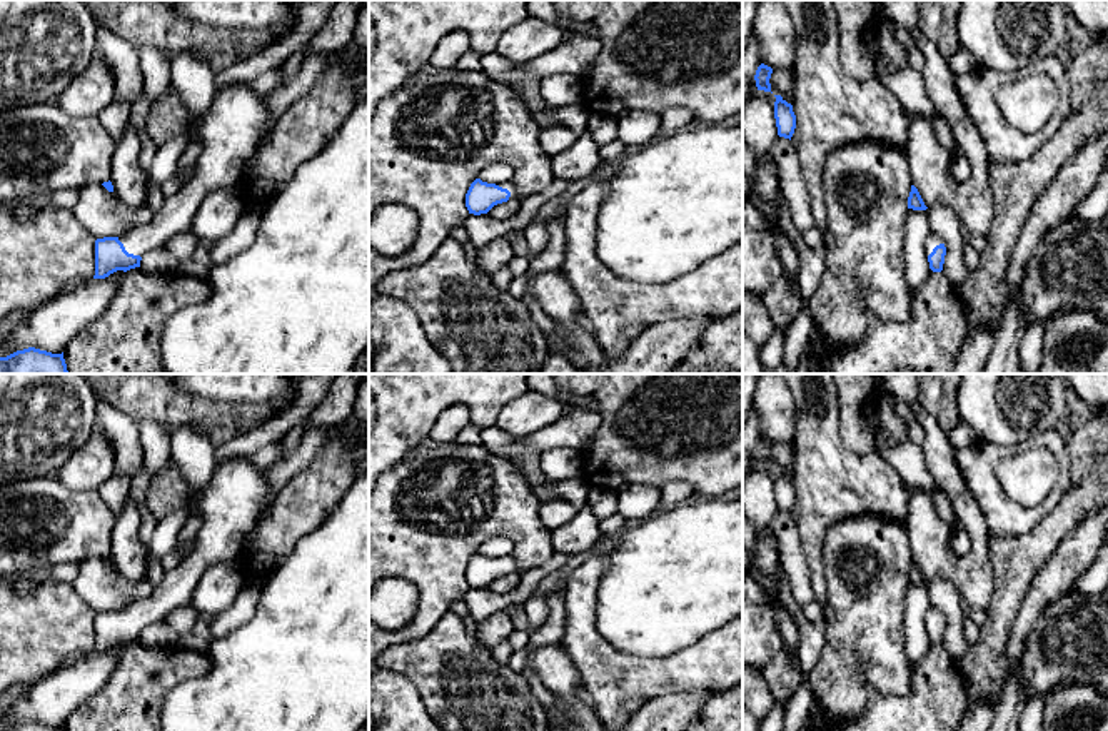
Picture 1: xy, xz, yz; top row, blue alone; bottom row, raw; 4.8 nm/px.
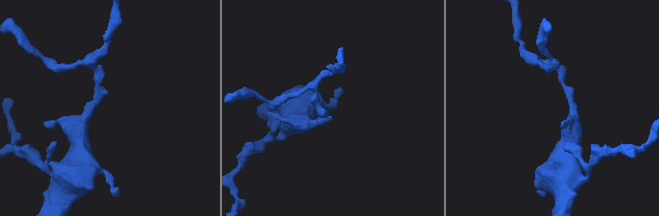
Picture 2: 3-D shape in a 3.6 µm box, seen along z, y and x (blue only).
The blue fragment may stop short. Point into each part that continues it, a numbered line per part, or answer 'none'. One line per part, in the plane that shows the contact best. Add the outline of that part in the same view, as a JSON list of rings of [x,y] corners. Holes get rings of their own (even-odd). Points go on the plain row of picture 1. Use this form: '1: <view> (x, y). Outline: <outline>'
1: xy (229, 506). Outline: [[[232,456],[215,466],[210,481],[195,497],[195,514],[202,521],[195,549],[154,592],[118,611],[125,624],[145,629],[172,609],[190,606],[200,576],[209,562],[239,561],[245,539],[264,509],[270,506],[270,482],[245,456]]]

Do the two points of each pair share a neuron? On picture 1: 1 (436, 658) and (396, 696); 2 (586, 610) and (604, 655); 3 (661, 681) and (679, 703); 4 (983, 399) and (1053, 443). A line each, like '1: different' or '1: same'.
1: different
2: same
3: different
4: different

